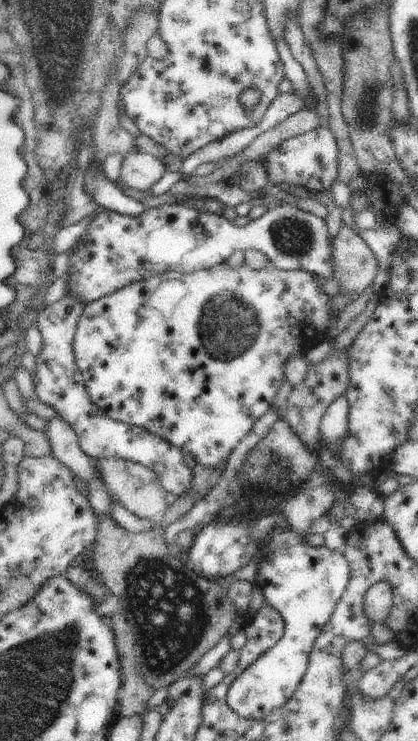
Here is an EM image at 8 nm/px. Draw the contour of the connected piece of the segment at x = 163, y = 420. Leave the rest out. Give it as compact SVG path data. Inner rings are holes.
M222 262L208 270L202 269L191 274L181 274L176 271L166 272L160 276L155 275L152 278L130 284L86 305L78 320L74 336L75 362L82 372L90 400L104 414L116 421L146 428L152 434L167 439L168 442L180 448L184 454L192 454L196 464L205 468L216 468L226 462L232 451L250 433L255 422L271 408L278 390L286 380L284 364L288 362L288 358L294 354L305 356L317 343L329 339L328 327L334 326L337 321L337 314L332 314L330 310L331 297L320 290L320 282L316 280L316 276L313 277L311 273L304 270L280 271L271 265L262 270L252 270L245 263L240 268L232 268Z

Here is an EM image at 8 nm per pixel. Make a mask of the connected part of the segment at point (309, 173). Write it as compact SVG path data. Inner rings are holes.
M322 124L319 128L305 134L280 142L274 150L268 152L263 162L268 174L268 180L272 184L292 184L303 186L310 193L330 190L330 186L337 179L338 170L338 146L332 130Z

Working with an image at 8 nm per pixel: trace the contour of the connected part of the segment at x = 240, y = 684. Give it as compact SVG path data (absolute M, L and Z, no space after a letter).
M291 530L274 532L262 540L258 557L264 558L258 568L256 582L262 588L264 603L270 604L285 622L282 639L248 666L241 676L230 684L226 703L233 712L243 718L261 720L274 710L284 706L294 695L306 675L312 646L330 621L338 600L350 585L351 569L346 556L326 546L310 546L306 541L296 540Z

